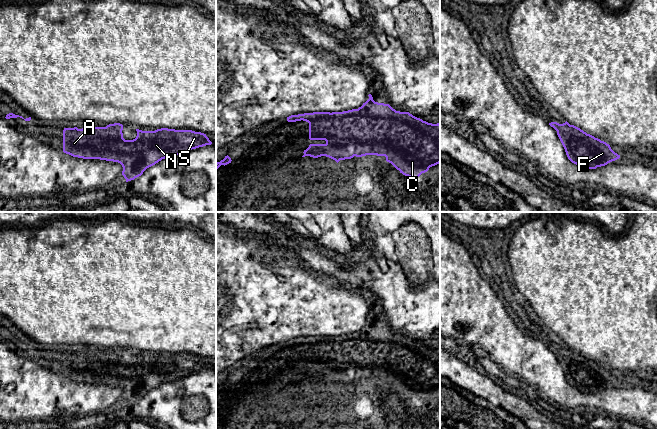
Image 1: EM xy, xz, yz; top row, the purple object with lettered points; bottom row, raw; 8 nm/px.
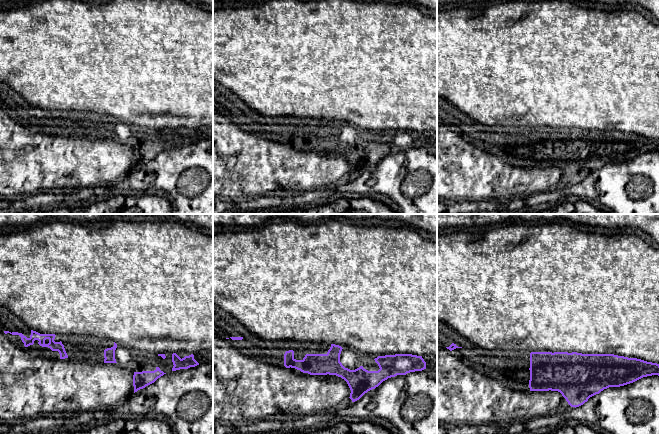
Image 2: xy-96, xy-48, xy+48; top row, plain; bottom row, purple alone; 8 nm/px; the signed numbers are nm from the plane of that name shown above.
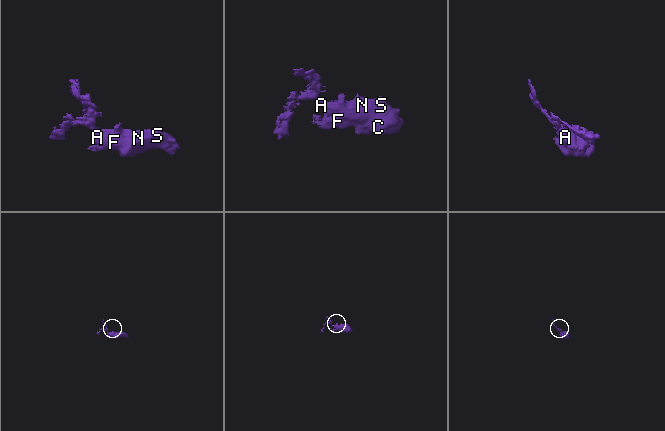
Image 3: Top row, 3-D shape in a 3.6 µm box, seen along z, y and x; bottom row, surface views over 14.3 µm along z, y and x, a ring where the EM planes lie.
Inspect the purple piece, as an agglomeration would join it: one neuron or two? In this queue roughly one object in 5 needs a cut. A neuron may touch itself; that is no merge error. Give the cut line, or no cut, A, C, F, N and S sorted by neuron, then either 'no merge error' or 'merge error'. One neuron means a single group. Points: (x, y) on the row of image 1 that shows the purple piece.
cut none; groups A C F N S; no merge error

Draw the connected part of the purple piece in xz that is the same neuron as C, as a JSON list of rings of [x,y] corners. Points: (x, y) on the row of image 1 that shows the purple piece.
[[[371,94],[369,99],[358,109],[352,109],[343,112],[313,112],[287,117],[288,122],[306,121],[309,123],[309,139],[325,140],[325,144],[310,144],[304,150],[305,156],[318,158],[321,156],[329,157],[337,163],[340,160],[351,159],[354,156],[362,157],[366,155],[385,156],[386,161],[391,163],[397,170],[410,178],[418,178],[422,173],[429,170],[430,167],[440,163],[440,124],[432,124],[423,121],[410,114],[409,112],[400,112],[393,109],[389,104],[378,103],[373,100]]]

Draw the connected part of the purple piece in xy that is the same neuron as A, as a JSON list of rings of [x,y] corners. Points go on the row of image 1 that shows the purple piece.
[[[120,123],[106,127],[64,128],[63,152],[83,159],[118,162],[128,182],[162,159],[212,144],[206,134],[192,130],[136,129],[137,136],[133,140],[125,140],[122,130]]]

